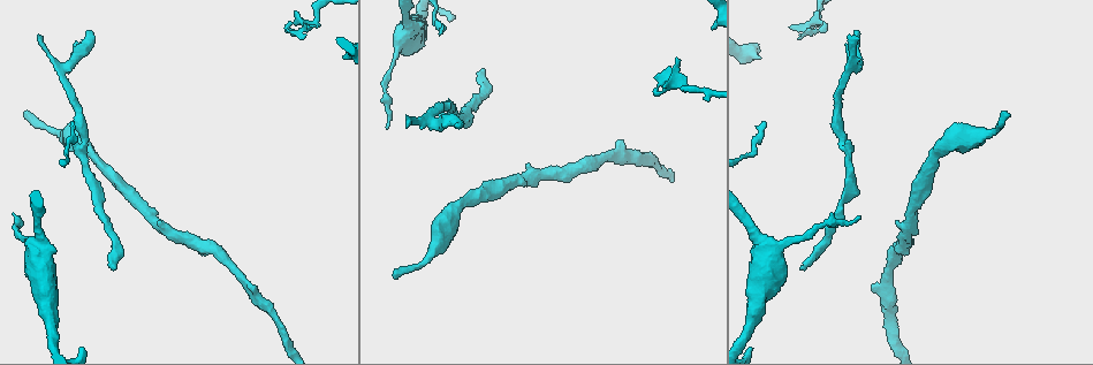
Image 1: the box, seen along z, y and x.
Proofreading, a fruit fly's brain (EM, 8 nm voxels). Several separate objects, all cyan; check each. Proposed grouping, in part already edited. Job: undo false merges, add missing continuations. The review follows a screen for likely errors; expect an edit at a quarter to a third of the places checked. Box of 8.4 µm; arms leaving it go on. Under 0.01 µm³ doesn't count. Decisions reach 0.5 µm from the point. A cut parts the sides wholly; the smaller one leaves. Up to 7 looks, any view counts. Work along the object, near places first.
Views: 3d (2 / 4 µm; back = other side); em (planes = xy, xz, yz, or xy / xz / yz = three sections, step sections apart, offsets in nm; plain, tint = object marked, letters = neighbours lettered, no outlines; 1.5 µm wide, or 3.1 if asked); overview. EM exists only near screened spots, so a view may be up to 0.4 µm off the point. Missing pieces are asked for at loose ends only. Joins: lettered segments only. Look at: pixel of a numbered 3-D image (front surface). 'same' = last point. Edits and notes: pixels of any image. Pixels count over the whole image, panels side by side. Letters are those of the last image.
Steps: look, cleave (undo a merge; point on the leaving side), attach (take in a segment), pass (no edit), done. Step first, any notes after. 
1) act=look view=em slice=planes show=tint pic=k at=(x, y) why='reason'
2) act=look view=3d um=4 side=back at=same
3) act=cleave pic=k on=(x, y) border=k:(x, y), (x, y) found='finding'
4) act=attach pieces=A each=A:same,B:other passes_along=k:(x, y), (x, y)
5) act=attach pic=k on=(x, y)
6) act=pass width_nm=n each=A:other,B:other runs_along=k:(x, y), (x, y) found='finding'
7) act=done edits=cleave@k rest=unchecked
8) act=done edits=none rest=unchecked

act=look view=em slice=planes show=letters pic=1 at=(25, 115) why='free end'

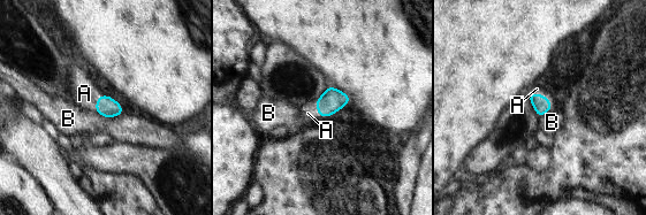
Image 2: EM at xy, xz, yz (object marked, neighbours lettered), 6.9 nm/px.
act=attach pieces=A each=A:same,B:other passes_along=2:(540, 104), (536, 93), (537, 89) found='the neuron continues'

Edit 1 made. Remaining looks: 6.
act=look view=overview

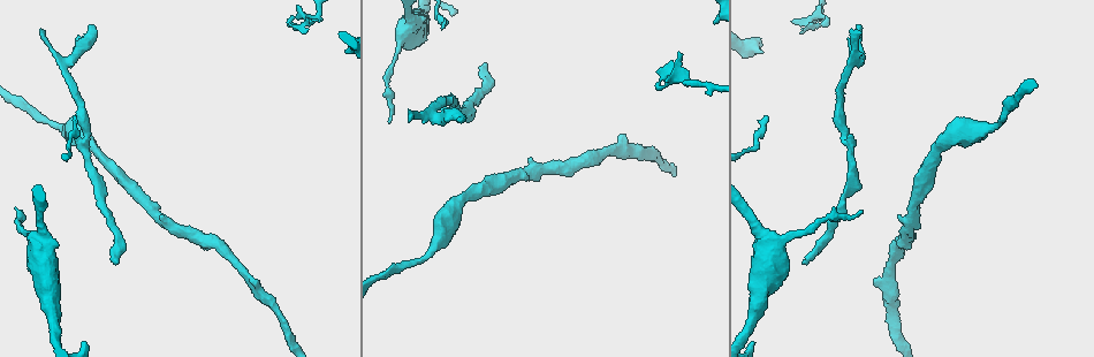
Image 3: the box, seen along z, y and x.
act=look view=em slice=planes show=letters pic=3 at=(86, 149) why='narrows sharply'

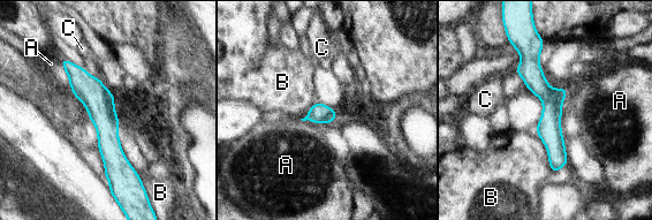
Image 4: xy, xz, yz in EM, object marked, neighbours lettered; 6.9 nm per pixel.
act=pass each=A:other,B:other,C:other runs_along=4:(536, 37), (554, 168) found='one neuron here'

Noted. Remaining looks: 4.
act=look view=em slice=planes show=letters pic=3 at=(803, 263)

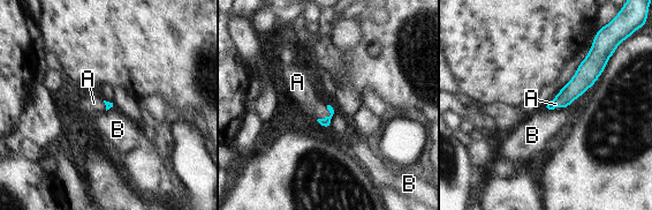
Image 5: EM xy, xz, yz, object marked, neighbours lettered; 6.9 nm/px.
act=attach pieces=A each=A:same,B:other passes_along=5:(325, 121), (327, 117), (302, 91) found='the neuron continues'

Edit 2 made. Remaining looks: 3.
act=done edits=attach@2,attach@5 rest=unchecked

